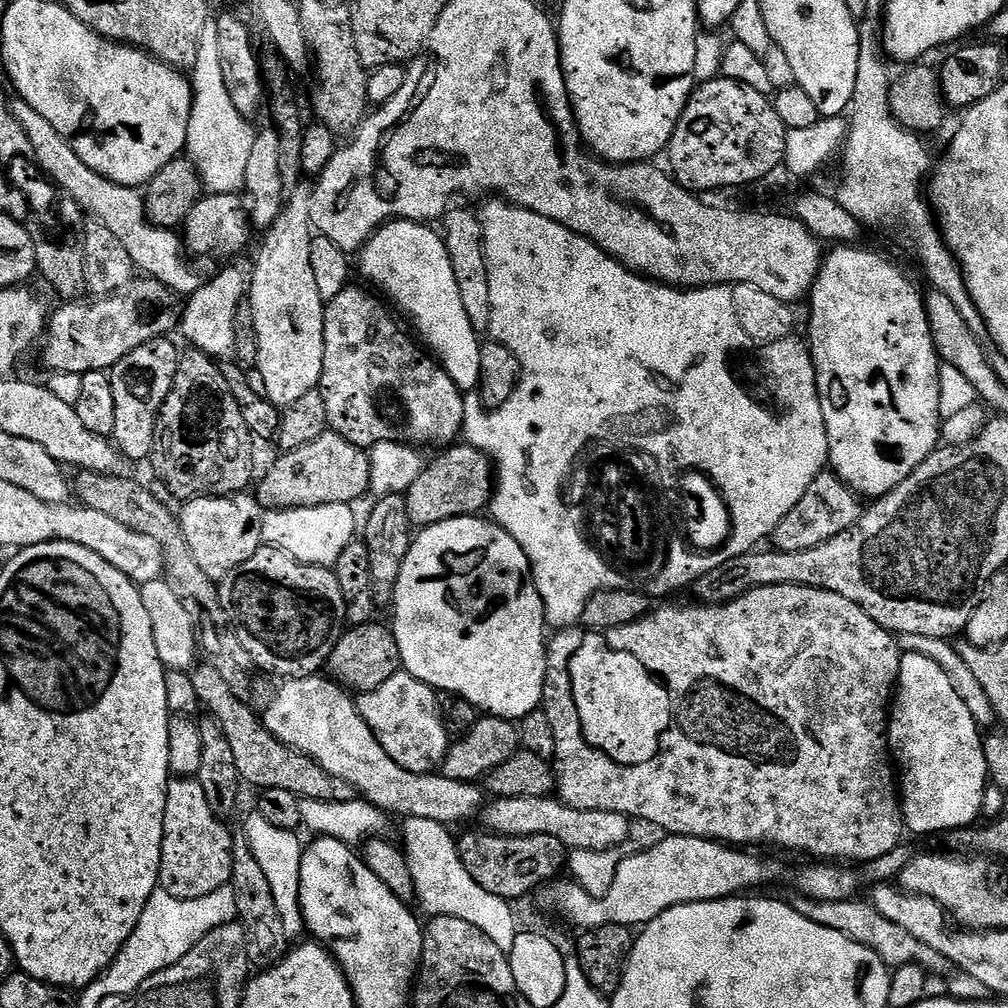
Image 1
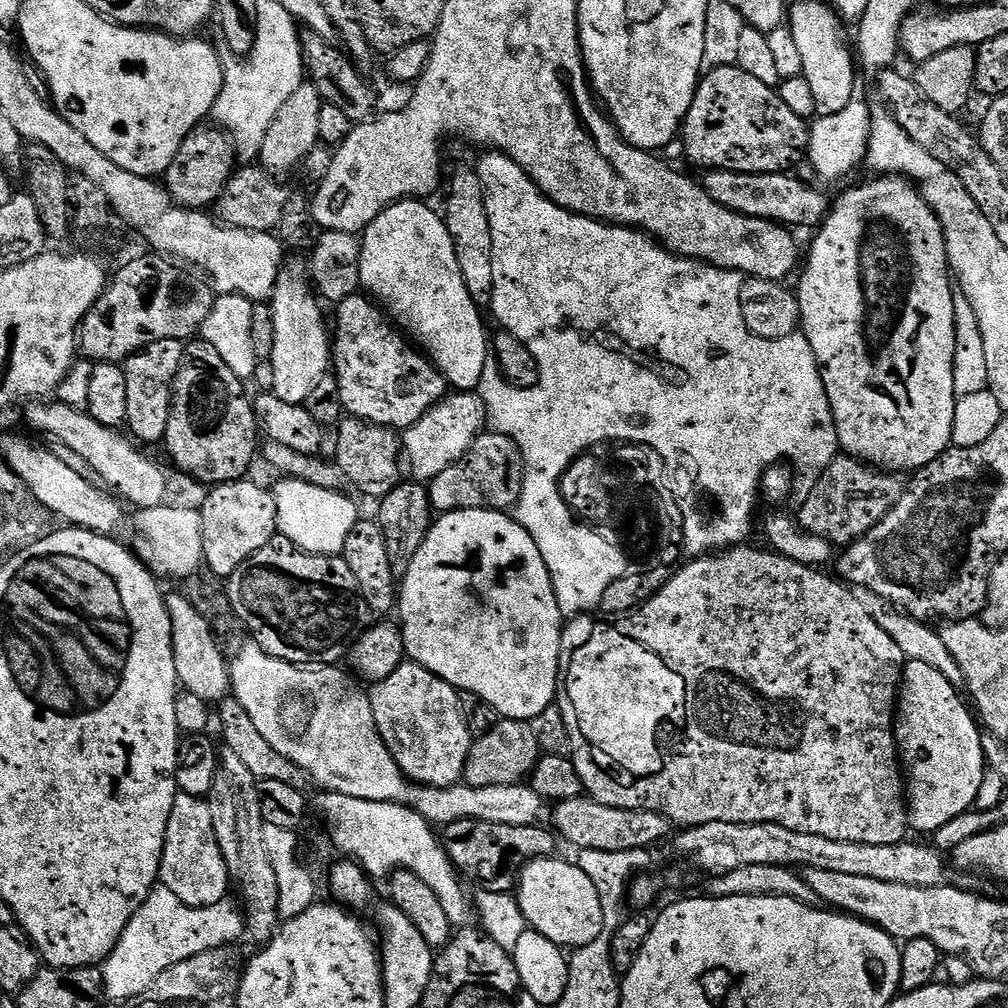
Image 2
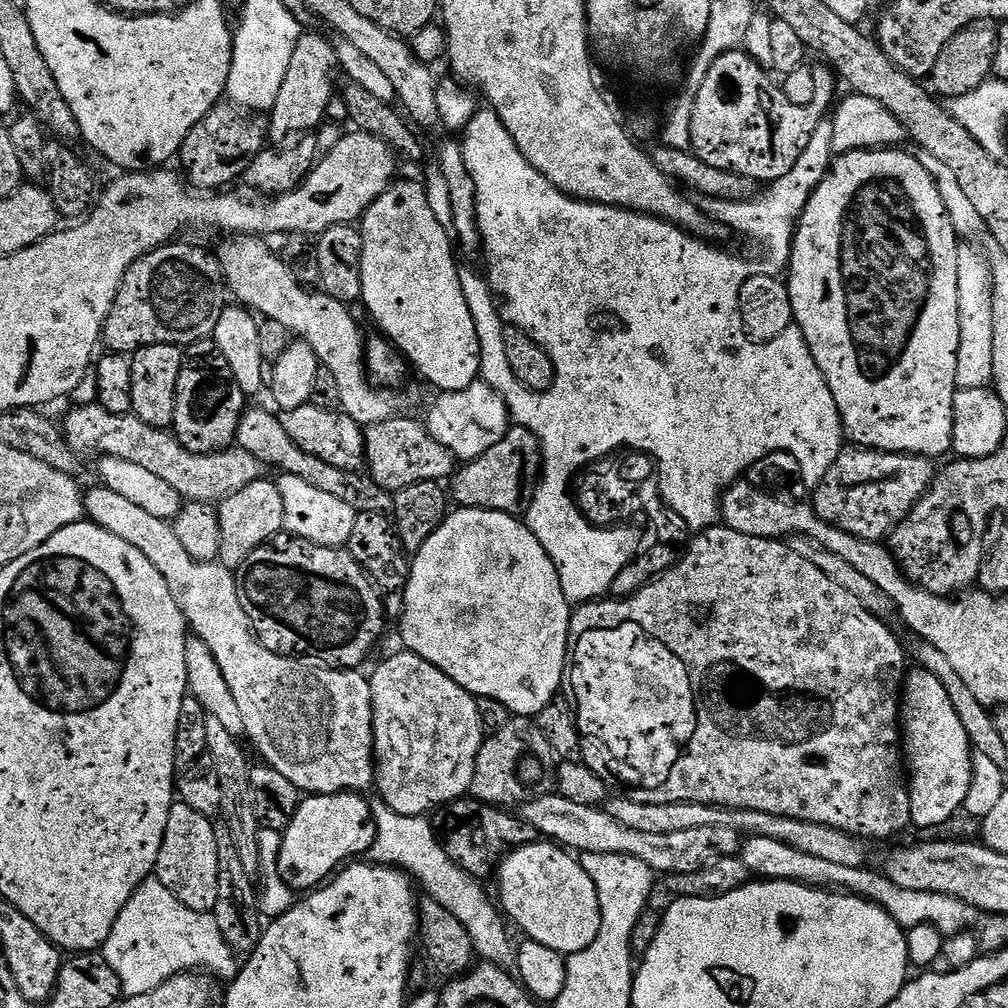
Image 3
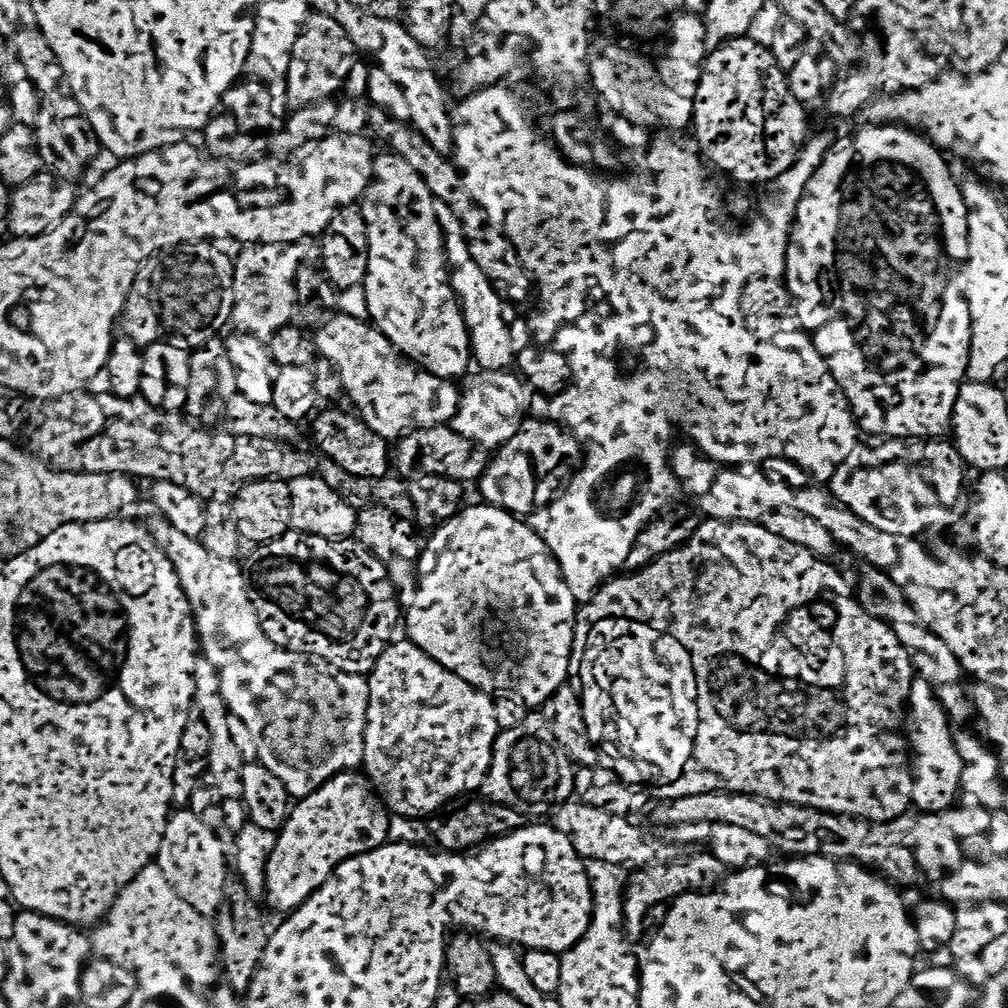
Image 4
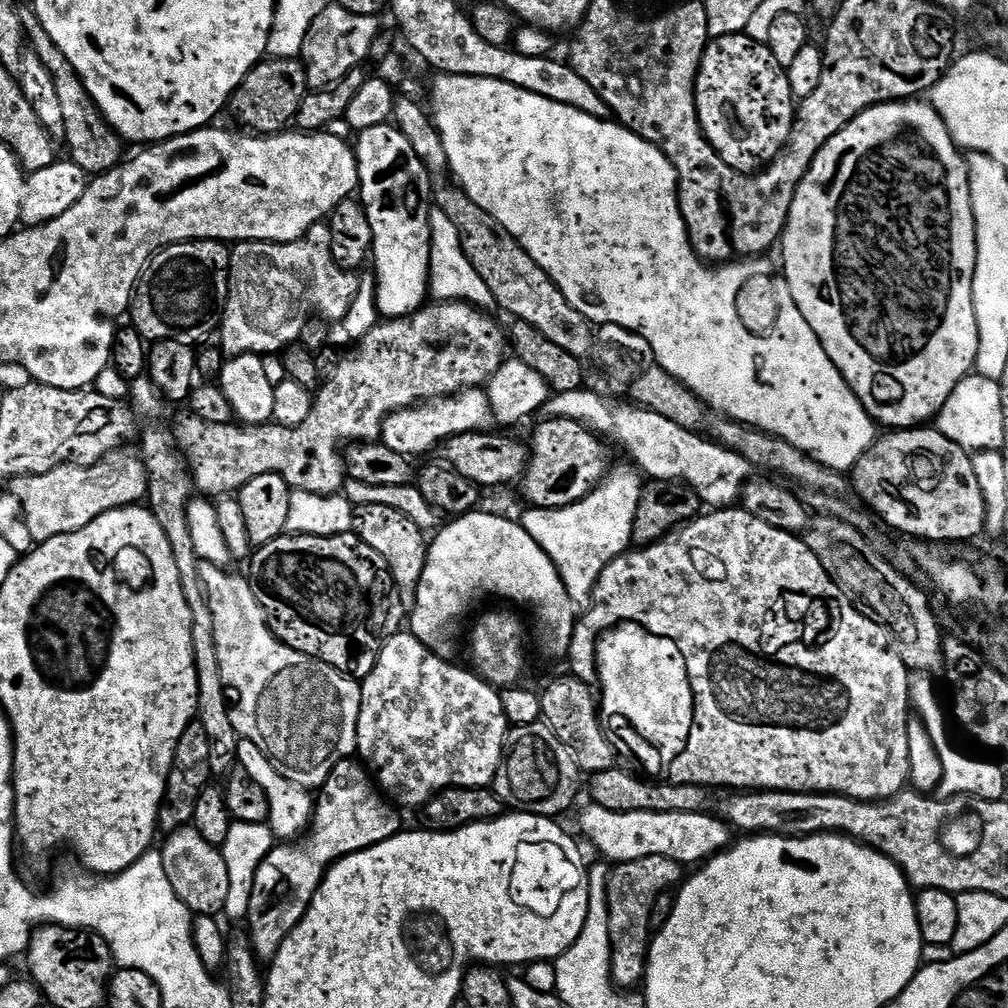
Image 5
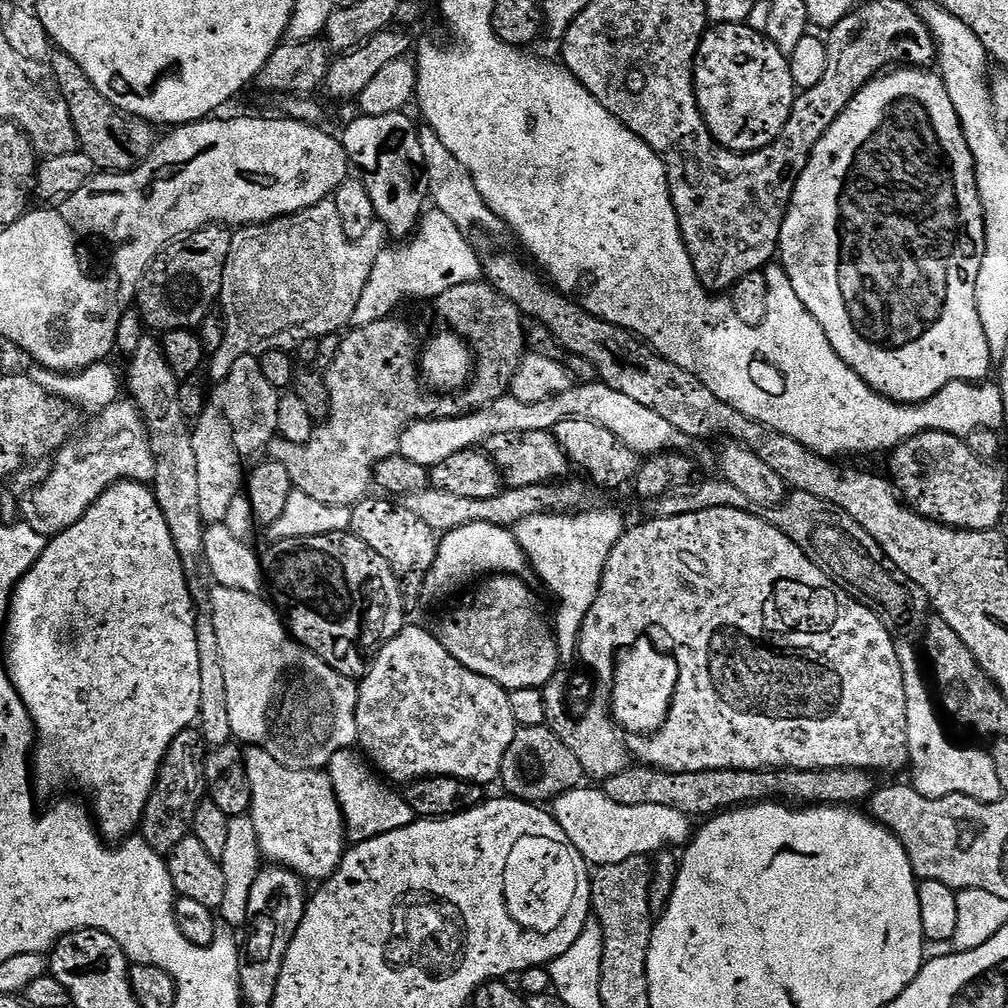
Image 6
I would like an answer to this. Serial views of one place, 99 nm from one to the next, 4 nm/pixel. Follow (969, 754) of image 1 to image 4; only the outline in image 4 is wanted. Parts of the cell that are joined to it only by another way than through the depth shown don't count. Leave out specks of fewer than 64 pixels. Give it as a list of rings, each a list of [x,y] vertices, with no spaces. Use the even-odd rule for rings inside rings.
[[[913,679],[906,709],[906,735],[914,761],[913,805],[922,812],[944,812],[957,803],[964,763],[956,749],[954,724],[925,680]]]

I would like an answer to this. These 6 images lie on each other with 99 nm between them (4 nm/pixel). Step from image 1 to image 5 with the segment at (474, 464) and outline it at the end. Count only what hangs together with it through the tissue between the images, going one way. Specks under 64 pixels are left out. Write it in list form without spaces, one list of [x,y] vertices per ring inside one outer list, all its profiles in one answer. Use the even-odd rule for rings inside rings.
[[[555,418],[544,420],[532,432],[528,468],[519,481],[518,489],[524,495],[525,505],[534,508],[565,508],[586,499],[608,475],[609,445],[584,424]]]

